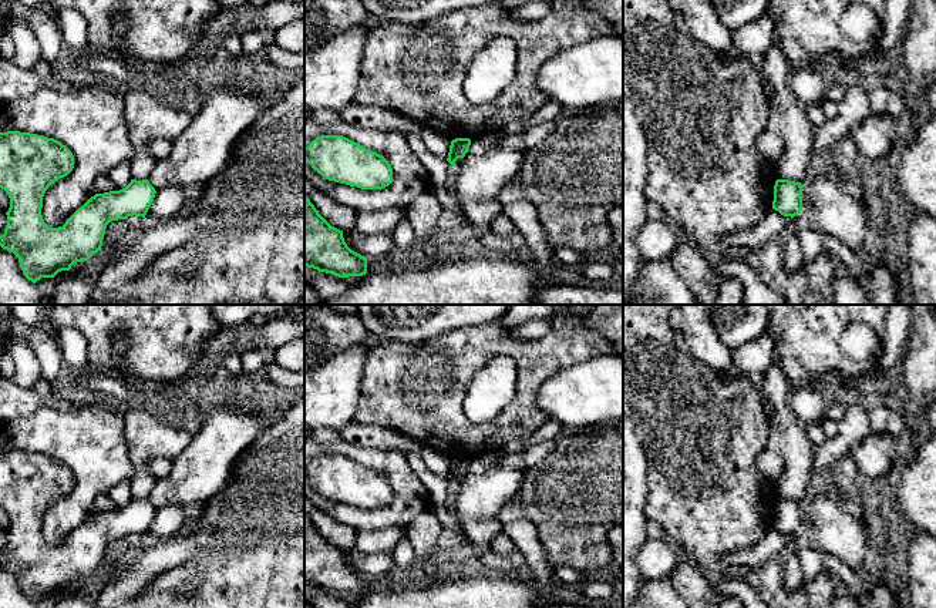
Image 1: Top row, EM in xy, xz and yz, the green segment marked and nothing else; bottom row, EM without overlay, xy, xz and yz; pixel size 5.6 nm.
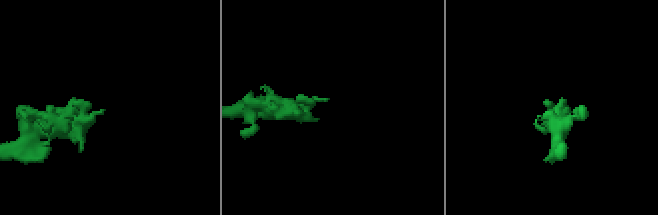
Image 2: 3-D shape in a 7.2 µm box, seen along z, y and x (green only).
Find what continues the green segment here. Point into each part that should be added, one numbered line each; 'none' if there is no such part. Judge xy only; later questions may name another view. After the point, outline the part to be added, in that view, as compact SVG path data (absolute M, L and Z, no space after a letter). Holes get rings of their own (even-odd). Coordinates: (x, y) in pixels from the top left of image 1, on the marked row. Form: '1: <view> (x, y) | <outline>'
none

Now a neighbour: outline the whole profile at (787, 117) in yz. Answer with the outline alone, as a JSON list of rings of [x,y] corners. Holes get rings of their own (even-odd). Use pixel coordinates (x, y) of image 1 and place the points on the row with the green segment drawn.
[[[774,43],[760,60],[760,67],[771,88],[767,130],[778,134],[785,144],[784,154],[775,161],[778,177],[804,182],[805,171],[812,162],[815,127],[807,117],[805,105],[788,85],[794,65]]]

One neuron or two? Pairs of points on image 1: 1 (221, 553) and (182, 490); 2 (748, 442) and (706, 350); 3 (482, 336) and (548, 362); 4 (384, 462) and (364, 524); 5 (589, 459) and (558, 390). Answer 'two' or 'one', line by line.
1: two
2: two
3: one
4: one
5: two

